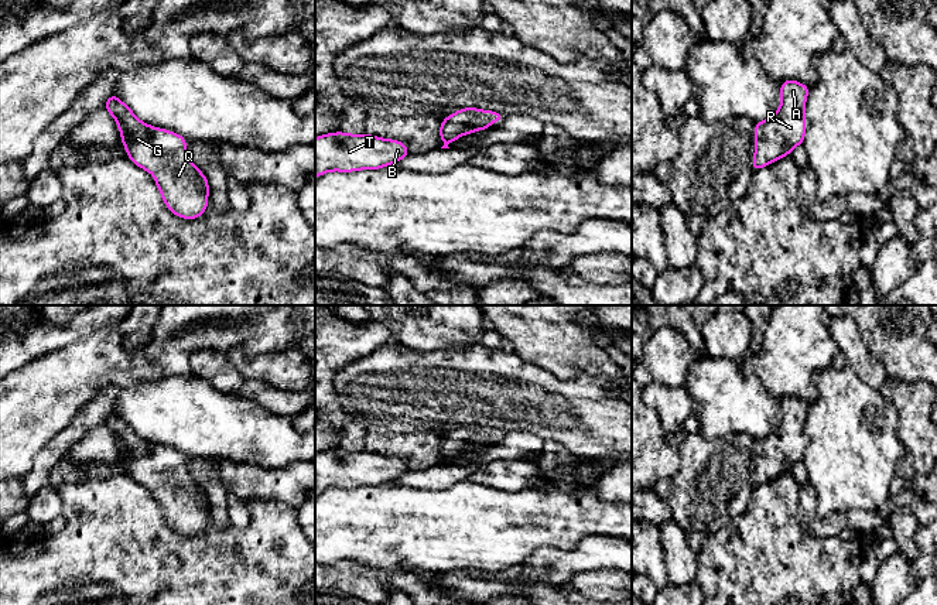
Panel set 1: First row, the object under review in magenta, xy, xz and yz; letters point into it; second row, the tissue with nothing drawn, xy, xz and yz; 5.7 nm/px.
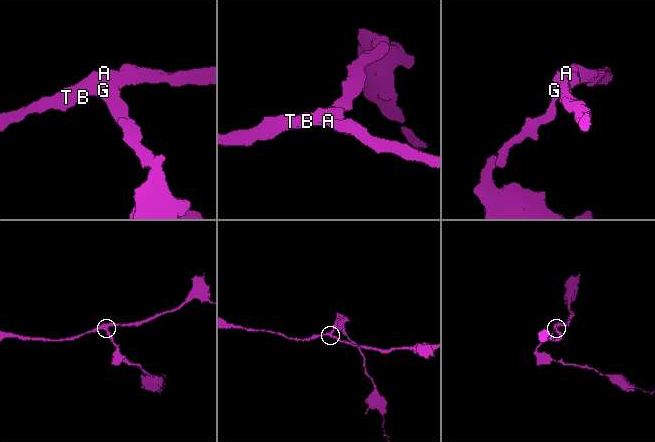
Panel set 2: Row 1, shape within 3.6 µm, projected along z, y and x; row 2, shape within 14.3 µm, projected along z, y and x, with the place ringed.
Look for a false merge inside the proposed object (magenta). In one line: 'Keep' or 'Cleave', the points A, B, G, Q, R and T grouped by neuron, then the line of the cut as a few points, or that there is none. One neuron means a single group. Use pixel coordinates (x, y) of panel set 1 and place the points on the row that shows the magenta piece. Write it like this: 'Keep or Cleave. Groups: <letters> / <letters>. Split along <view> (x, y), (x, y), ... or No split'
Keep. Groups: A B G Q R T. No split

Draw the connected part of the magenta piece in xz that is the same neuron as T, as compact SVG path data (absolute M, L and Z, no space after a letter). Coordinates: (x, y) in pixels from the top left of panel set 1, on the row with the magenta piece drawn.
M342 131L315 139L315 177L328 171L379 170L410 155L404 143Z

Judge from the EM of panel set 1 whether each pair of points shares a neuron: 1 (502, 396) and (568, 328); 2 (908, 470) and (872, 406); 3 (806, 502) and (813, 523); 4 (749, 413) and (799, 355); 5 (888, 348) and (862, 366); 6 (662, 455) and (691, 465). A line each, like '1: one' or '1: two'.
1: two
2: two
3: one
4: two
5: two
6: two

